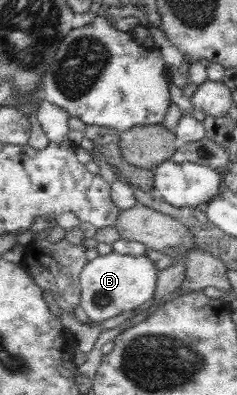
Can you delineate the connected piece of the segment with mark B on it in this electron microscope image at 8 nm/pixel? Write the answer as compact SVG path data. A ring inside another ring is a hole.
M115 251L98 255L82 271L82 309L93 322L107 322L125 311L142 309L155 298L159 272L147 255L134 256Z

